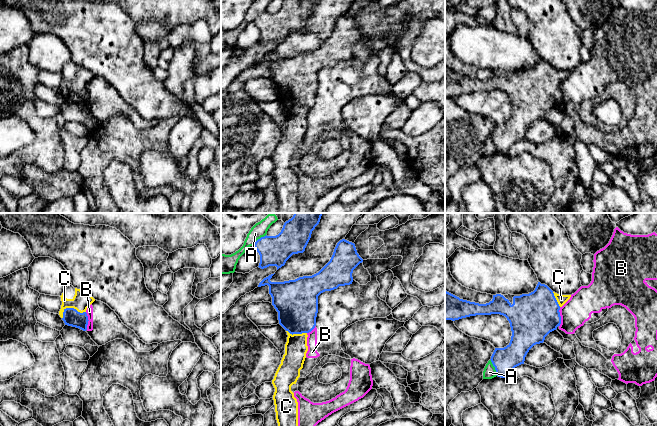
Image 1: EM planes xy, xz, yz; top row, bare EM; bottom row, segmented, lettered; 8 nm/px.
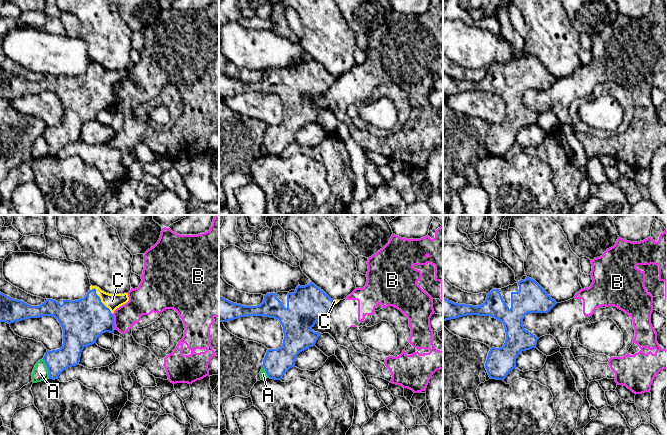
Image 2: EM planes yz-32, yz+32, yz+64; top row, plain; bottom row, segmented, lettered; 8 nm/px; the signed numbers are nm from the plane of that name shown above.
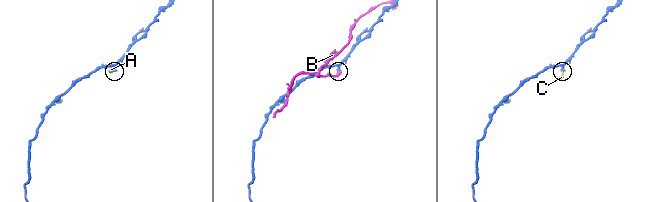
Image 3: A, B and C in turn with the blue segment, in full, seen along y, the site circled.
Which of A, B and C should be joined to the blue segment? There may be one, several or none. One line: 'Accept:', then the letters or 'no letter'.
Accept: C

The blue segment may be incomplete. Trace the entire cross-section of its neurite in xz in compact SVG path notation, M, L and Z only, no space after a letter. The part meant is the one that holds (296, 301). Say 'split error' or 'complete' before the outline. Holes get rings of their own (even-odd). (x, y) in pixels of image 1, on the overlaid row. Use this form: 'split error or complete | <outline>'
split error | M342 239L337 243L330 261L318 273L284 282L271 282L270 279L274 275L271 274L259 283L258 287L269 286L272 305L278 312L279 324L288 335L285 354L272 380L275 388L273 400L278 426L298 426L298 402L291 391L291 386L296 384L300 377L300 370L303 368L308 351L307 334L316 326L318 296L325 291L337 289L339 286L352 284L353 270L362 262L363 259L357 253L355 244Z

